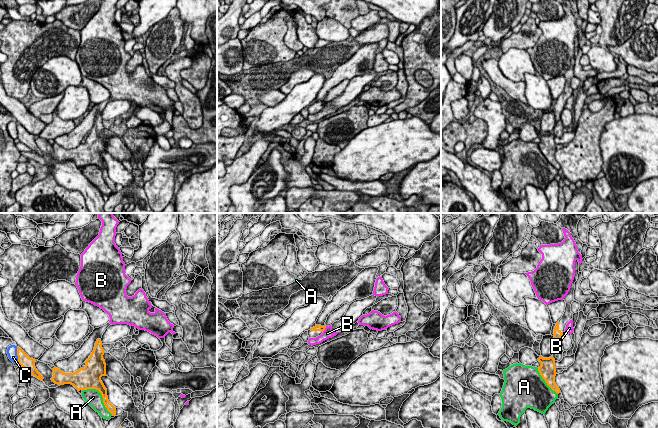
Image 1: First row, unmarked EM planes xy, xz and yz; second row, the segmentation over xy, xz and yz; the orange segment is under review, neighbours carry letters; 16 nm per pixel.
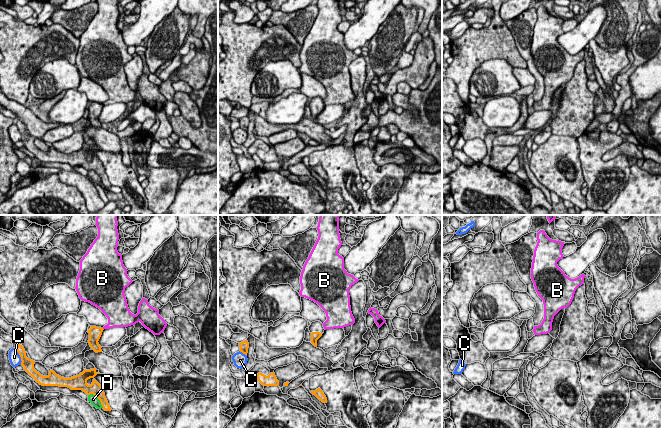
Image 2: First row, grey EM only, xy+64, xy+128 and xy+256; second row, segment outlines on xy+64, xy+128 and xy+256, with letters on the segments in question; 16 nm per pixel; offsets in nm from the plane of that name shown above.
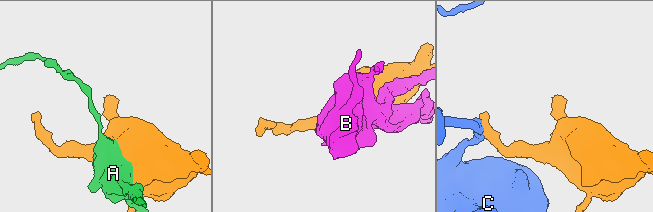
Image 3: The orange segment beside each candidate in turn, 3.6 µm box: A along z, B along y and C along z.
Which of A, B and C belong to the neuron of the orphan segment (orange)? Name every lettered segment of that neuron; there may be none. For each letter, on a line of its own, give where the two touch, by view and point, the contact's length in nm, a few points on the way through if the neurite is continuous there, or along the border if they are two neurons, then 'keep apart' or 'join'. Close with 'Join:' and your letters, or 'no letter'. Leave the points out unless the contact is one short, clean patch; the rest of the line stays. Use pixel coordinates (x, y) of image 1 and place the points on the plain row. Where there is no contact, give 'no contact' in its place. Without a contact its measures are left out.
A: contact xy (101, 170); length 650 nm; keep apart
B: contact xz (324, 105); length 110 nm; border xz (326, 102), (323, 107); keep apart
C: contact xy (17, 130); length 240 nm; border xy (16, 123), (18, 137); keep apart
Join: no letter

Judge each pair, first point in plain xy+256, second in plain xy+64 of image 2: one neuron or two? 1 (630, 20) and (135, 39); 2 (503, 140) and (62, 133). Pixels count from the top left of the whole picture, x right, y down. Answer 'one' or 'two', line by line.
1: two
2: one

